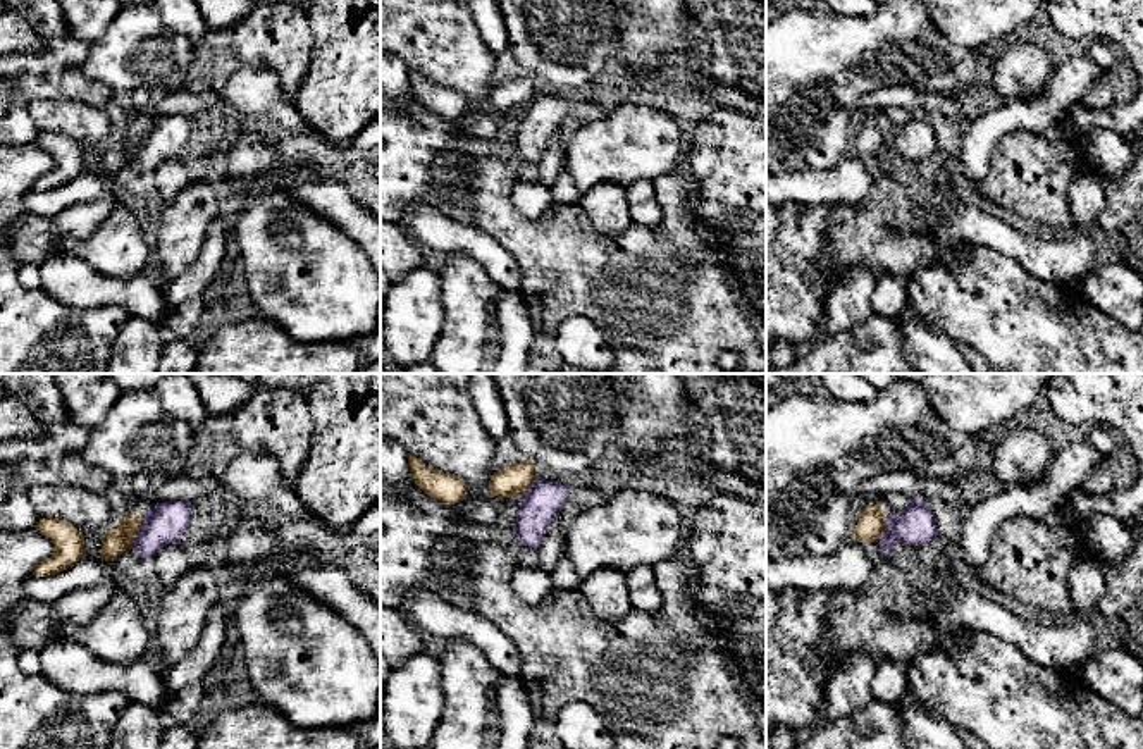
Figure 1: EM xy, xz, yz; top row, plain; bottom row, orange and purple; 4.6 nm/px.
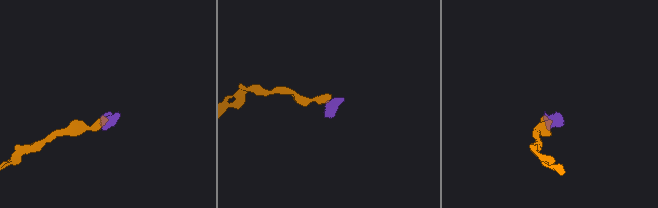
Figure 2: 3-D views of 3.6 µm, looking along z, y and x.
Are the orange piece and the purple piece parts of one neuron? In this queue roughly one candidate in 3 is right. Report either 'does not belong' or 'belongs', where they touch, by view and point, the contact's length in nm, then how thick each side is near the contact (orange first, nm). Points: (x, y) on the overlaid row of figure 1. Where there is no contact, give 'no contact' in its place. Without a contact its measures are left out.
does not belong | xy (138, 529) | 170 nm | 120/190 nm

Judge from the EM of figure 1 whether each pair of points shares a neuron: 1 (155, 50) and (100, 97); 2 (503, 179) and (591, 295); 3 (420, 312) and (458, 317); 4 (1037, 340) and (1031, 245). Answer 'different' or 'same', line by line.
1: different
2: same
3: different
4: different

